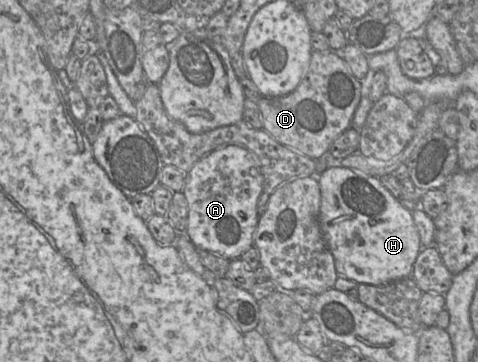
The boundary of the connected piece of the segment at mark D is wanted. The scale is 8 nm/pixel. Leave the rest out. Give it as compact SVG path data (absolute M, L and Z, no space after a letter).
M332 50L313 51L308 72L297 88L283 97L261 97L258 106L261 112L263 129L277 142L317 160L329 151L334 140L352 126L355 110L362 96L362 84L352 74L346 61Z

